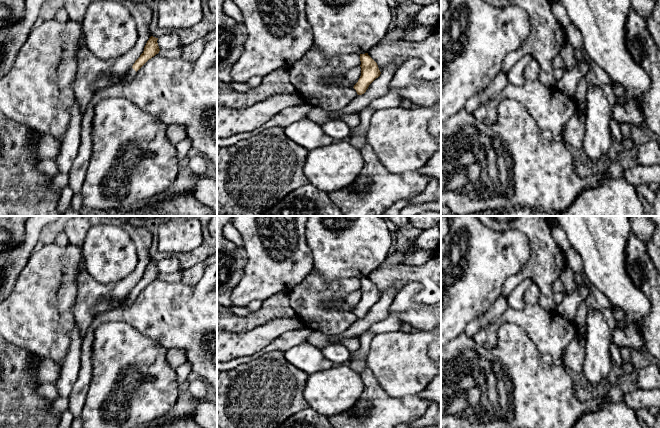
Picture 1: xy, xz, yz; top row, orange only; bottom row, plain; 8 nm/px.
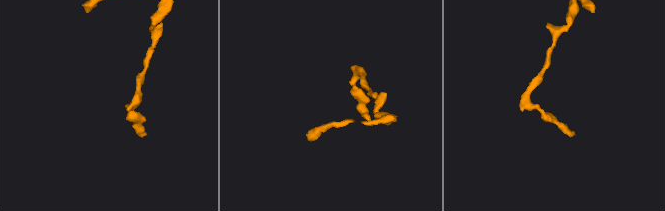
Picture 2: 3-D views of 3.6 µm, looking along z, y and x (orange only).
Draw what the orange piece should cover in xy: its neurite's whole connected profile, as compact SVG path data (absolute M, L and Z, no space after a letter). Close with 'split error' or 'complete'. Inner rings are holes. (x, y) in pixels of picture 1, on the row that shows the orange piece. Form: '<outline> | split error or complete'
M151 36L147 41L143 53L135 61L133 66L130 68L126 80L124 83L130 82L136 75L136 72L152 57L159 53L160 49L157 43L158 38Z | split error

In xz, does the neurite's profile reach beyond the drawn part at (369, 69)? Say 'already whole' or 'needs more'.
already whole

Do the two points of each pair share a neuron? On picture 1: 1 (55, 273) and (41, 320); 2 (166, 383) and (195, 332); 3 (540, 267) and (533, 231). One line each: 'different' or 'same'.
1: same
2: different
3: same

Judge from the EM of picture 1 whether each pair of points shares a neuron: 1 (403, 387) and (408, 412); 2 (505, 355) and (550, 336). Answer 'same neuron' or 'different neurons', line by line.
1: different neurons
2: different neurons

